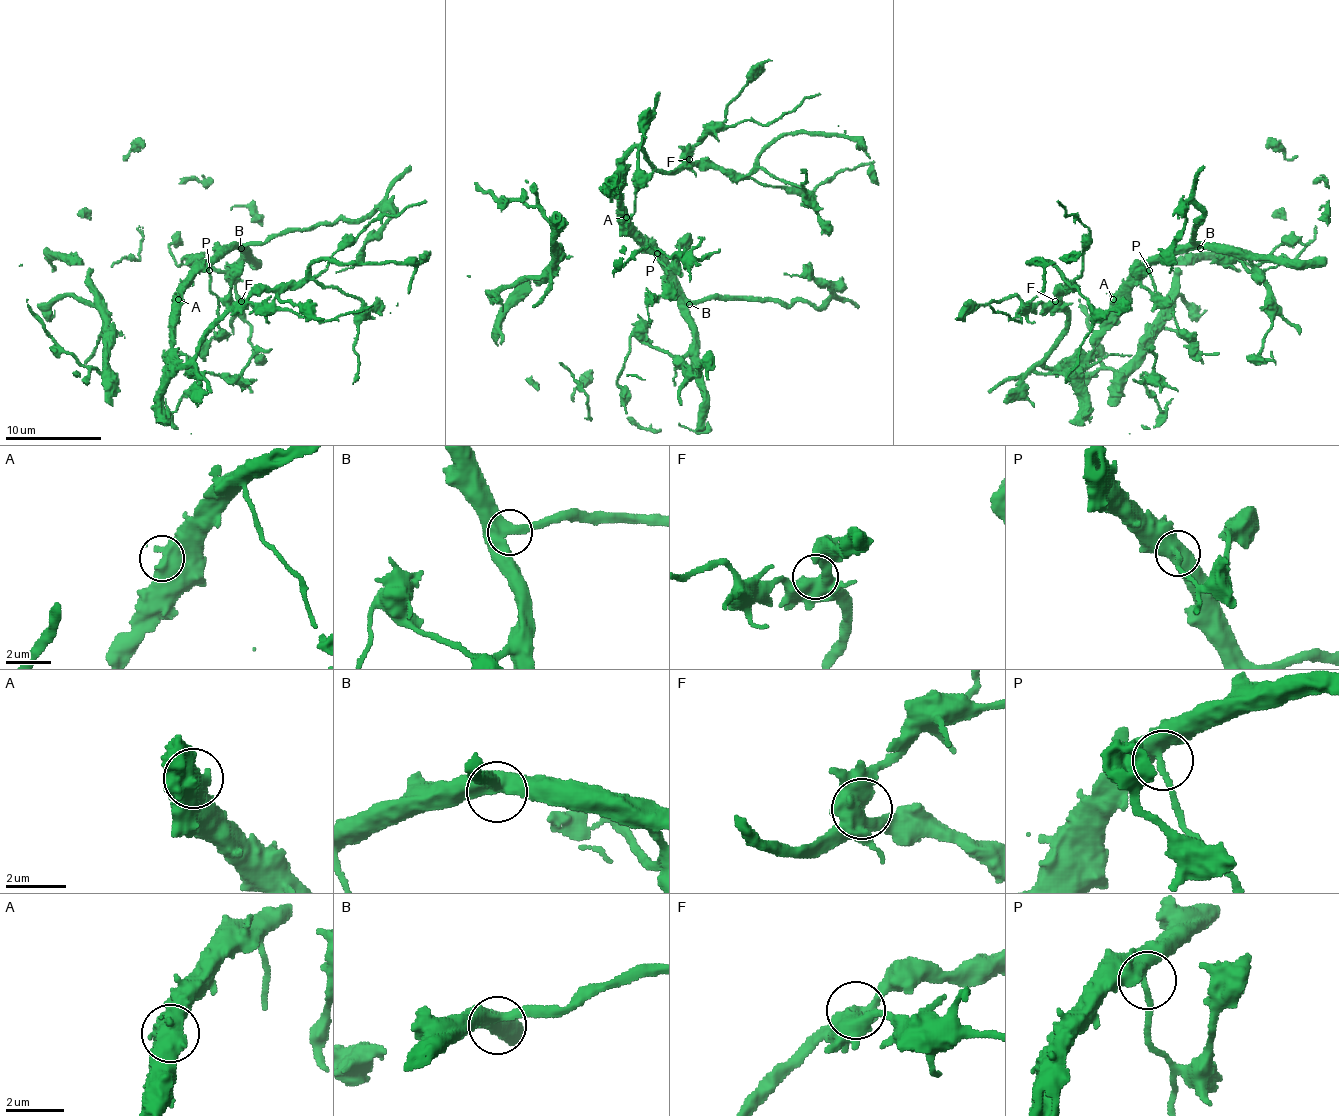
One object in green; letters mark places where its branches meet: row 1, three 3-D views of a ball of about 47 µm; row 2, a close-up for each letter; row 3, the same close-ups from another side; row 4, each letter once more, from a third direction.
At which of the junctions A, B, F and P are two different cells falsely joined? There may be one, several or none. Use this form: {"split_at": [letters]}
{"split_at": []}

